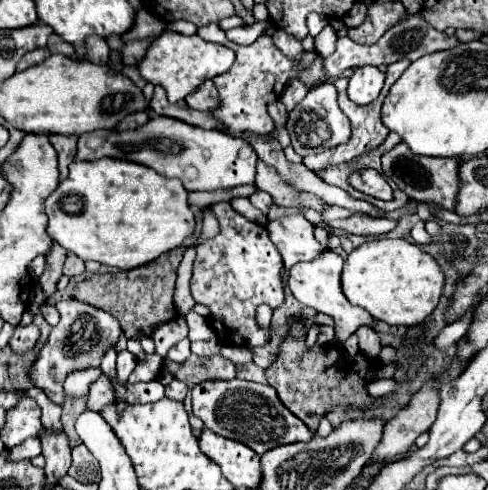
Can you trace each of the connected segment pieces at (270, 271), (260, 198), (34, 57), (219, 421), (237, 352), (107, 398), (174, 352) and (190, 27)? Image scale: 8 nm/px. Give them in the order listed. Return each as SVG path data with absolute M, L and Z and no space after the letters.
M216 203L210 207L220 223L220 235L210 243L198 243L194 273L190 279L190 291L196 303L210 309L208 321L216 333L220 327L226 329L228 339L234 345L246 341L248 347L264 347L270 341L270 329L262 329L256 323L256 307L266 303L272 309L284 303L284 283L280 277L282 257L270 241L270 233L244 219L232 209L230 203Z
M258 190L249 197L250 202L262 211L265 215L268 214L272 204L272 197L265 191Z
M36 49L36 51L32 51L32 53L28 53L28 55L24 55L24 57L20 59L18 69L20 69L20 71L24 71L24 69L28 69L28 67L32 67L32 65L40 63L40 61L44 61L48 55L50 55L50 53L48 53L46 49Z
M212 379L200 385L194 385L192 411L216 435L240 441L250 449L254 449L258 455L278 445L286 445L292 441L294 443L308 441L308 437L312 437L310 429L282 405L282 401L278 399L278 393L270 385L260 385L252 381Z
M222 347L222 351L220 351L226 359L230 359L230 361L234 361L236 365L246 365L246 363L250 363L252 361L252 351L248 349L248 347Z
M102 375L92 387L90 387L88 401L86 407L92 411L100 411L102 405L114 403L114 395L112 395L112 385L110 381Z
M182 339L176 347L172 347L168 351L168 359L174 363L184 363L188 357L190 357L190 341L188 339Z
M178 20L172 23L168 23L166 29L172 30L187 36L191 36L193 34L196 34L197 32L196 25L194 25L192 22L184 21L184 20Z

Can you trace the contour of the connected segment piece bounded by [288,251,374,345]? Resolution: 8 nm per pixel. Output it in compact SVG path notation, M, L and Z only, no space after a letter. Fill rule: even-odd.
M326 251L324 255L320 255L320 259L314 259L312 263L298 263L298 267L290 269L290 277L288 277L288 285L292 295L306 307L316 309L318 313L330 315L334 319L334 341L332 345L342 345L352 333L356 333L358 327L366 325L366 327L374 327L374 317L360 309L354 307L342 293L342 285L340 285L340 273L342 273L342 265L344 259L334 253L334 251Z

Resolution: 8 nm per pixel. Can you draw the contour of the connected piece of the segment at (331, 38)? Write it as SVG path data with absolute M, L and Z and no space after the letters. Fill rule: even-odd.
M328 25L320 31L320 35L316 37L316 51L322 57L330 57L334 53L334 45L336 45L336 33L334 29Z

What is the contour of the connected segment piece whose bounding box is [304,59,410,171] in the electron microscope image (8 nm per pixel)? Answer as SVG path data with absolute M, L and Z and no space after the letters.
M400 59L400 61L392 63L392 65L388 65L388 71L386 71L386 85L384 85L384 89L382 89L380 97L378 97L376 101L372 101L370 105L364 105L364 107L362 107L362 105L356 105L356 103L352 103L352 101L348 99L346 91L338 93L338 105L340 105L340 109L342 109L342 111L348 115L348 119L350 119L352 131L350 139L348 139L346 143L338 145L338 147L332 147L330 151L322 151L322 153L316 153L316 155L308 155L308 157L304 157L304 165L306 165L308 169L316 171L316 169L320 169L320 167L330 167L330 165L340 165L340 163L352 161L354 157L358 157L358 155L362 155L362 153L372 151L374 147L378 147L378 145L386 139L386 135L388 135L388 129L386 129L386 125L382 123L382 117L380 117L382 103L384 103L384 99L386 99L386 95L388 95L390 87L398 81L398 77L406 71L406 67L408 67L408 65L410 65L410 61L408 61L408 59Z

